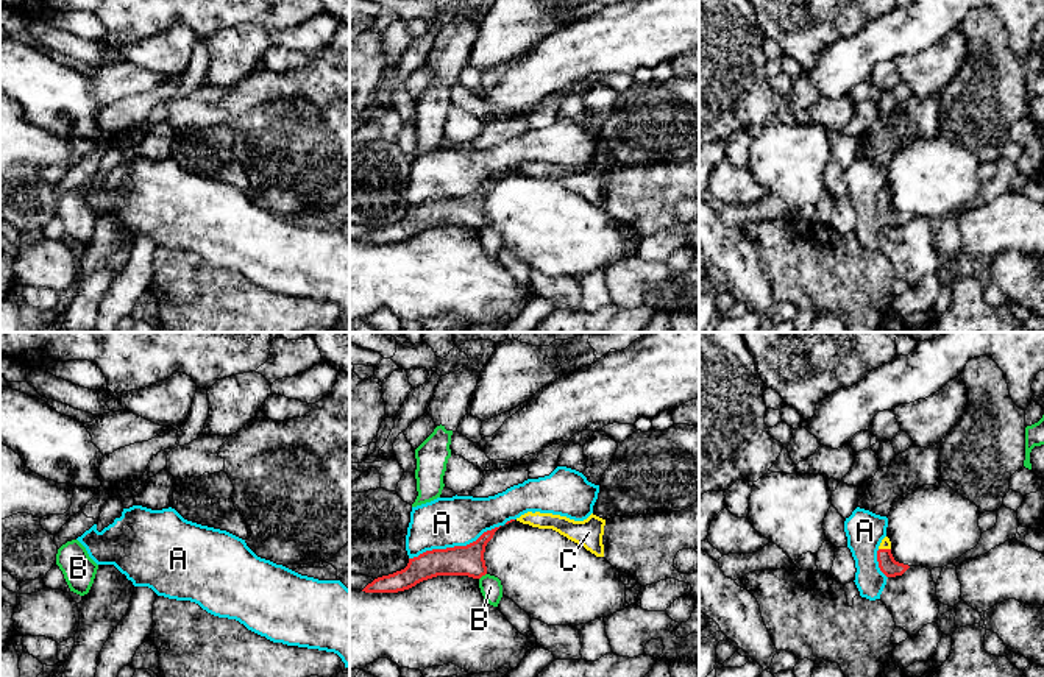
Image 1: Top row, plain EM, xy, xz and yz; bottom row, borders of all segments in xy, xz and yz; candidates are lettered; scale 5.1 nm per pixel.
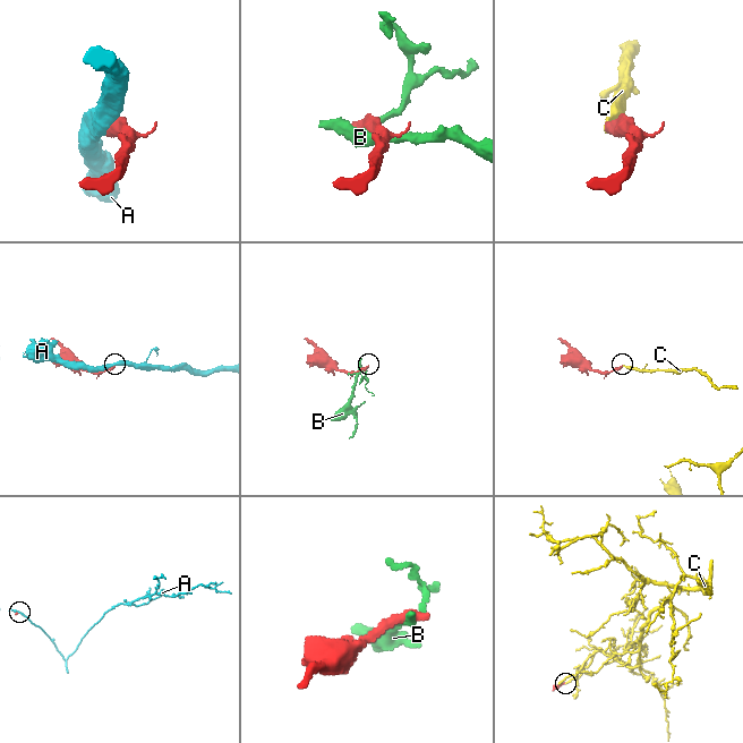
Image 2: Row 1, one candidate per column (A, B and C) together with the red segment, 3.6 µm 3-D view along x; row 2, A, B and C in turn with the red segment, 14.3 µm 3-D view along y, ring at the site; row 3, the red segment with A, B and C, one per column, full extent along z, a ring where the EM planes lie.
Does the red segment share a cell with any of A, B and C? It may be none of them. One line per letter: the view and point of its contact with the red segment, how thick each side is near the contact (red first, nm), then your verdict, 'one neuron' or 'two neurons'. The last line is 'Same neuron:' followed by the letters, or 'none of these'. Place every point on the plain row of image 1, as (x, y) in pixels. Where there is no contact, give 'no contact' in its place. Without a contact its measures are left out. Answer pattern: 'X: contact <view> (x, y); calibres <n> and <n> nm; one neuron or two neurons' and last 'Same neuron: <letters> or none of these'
A: contact xz (454, 197); calibres 160 and 260 nm; two neurons
B: contact xz (482, 225); calibres 160 and 110 nm; two neurons
C: contact yz (885, 200); calibres 90 and 50 nm; one neuron
Same neuron: C

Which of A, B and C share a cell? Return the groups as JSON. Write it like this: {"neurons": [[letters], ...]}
{"neurons": [["A"], ["B"], ["C"]]}

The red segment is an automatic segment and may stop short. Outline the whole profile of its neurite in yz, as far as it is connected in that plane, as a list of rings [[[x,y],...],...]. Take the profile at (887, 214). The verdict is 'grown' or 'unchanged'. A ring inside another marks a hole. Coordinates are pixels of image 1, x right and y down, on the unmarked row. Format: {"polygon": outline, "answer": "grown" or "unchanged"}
{"polygon": [[[885,187],[879,197],[877,212],[879,212],[880,222],[886,228],[902,226],[910,218],[908,215],[904,215],[894,211],[891,204],[891,192],[888,187]]], "answer": "grown"}

